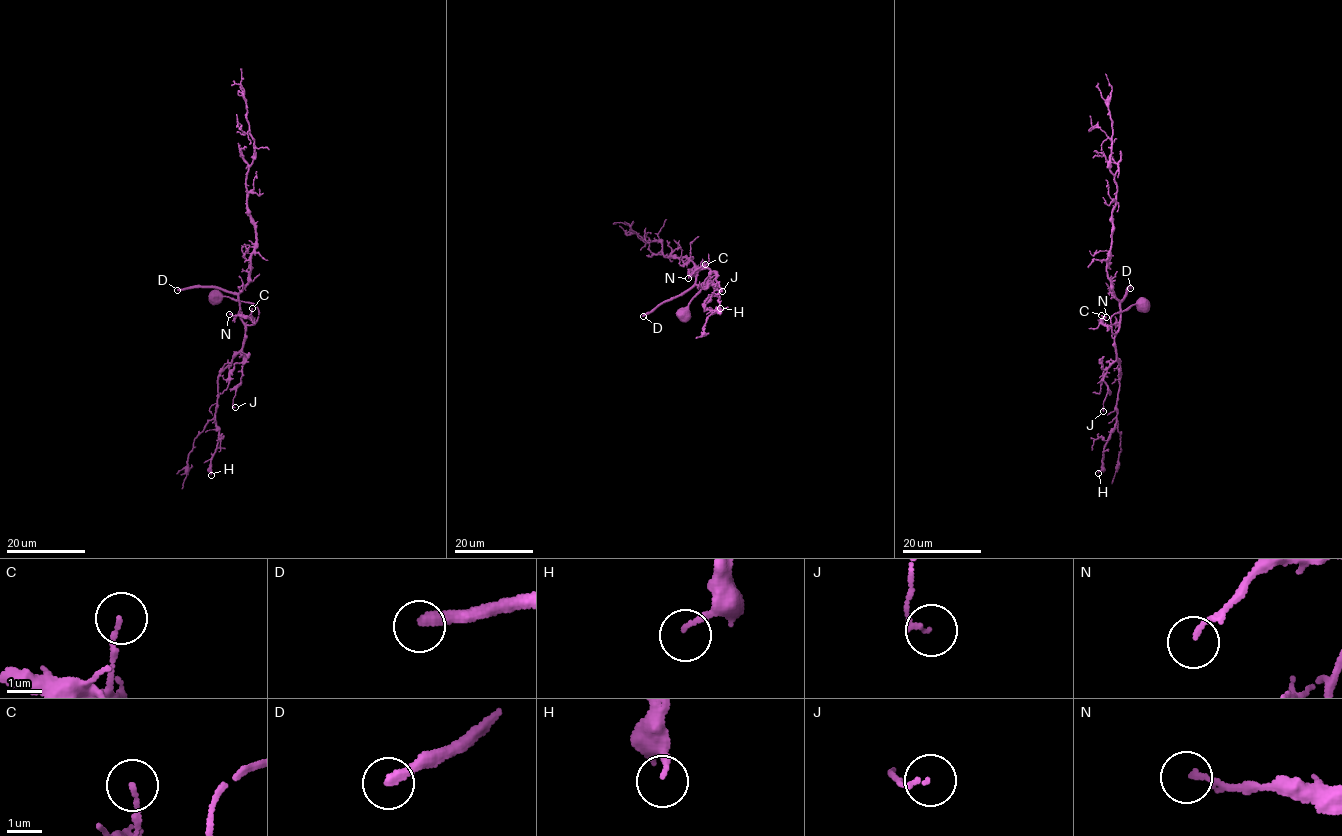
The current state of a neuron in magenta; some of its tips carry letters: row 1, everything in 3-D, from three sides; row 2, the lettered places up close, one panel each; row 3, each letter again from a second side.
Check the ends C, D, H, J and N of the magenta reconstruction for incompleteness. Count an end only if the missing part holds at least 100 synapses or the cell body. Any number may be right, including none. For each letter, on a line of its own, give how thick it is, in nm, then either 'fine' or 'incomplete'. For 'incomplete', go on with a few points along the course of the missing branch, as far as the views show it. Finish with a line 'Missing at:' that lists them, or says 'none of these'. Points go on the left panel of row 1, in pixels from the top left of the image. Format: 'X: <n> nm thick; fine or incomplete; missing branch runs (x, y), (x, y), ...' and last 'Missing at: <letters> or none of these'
C: 100 nm thick; fine
D: 320 nm thick; incomplete
H: 150 nm thick; fine
J: 110 nm thick; fine
N: 150 nm thick; fine
Missing at: D

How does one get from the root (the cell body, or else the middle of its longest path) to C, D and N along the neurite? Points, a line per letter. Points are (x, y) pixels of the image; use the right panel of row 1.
C: (1141, 304), (1113, 315), (1114, 333), (1118, 330), (1119, 324), (1105, 325), (1101, 315)
D: (1141, 304), (1113, 315), (1114, 333), (1120, 327), (1120, 304), (1126, 289), (1130, 288)
N: (1141, 304), (1113, 315), (1111, 331), (1117, 332), (1118, 323), (1106, 326), (1101, 323), (1106, 317)

